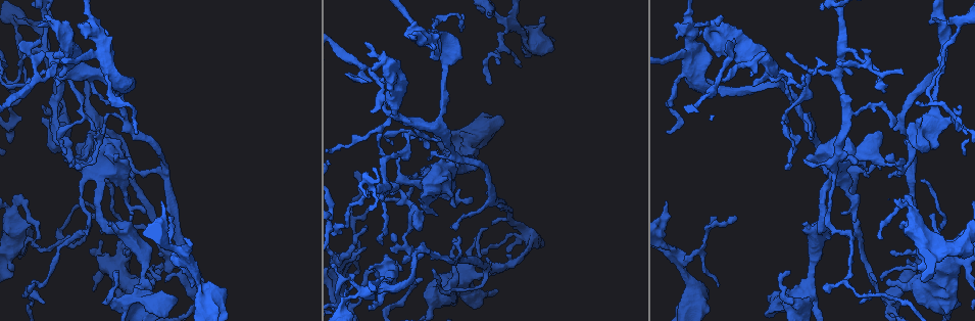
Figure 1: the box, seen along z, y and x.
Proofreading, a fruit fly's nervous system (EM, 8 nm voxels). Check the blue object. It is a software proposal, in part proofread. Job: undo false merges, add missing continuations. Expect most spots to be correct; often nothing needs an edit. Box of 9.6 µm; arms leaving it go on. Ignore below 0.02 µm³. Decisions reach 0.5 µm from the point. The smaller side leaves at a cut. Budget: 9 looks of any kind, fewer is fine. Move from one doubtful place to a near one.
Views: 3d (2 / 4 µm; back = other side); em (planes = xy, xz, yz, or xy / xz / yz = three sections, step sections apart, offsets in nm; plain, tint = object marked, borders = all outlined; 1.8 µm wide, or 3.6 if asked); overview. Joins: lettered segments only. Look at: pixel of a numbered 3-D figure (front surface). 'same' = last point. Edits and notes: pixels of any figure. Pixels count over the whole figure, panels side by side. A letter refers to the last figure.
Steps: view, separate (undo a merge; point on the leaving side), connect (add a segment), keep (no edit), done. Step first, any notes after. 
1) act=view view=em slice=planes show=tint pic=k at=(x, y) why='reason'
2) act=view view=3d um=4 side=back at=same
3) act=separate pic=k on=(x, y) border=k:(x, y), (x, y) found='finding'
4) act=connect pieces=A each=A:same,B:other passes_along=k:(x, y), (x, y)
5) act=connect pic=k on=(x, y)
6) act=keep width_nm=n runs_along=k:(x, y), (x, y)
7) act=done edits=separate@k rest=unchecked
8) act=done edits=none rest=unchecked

act=view view=3d um=4 pic=1 at=(121, 258) why='four-way junction'

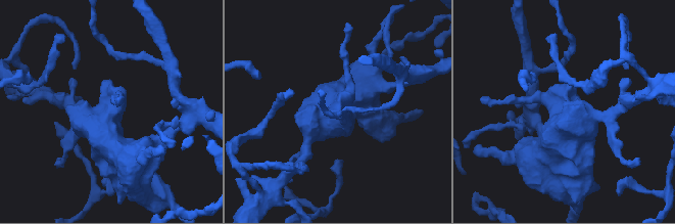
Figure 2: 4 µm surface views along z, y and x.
act=view view=em um=3.6 slice=xy step=16 show=tint pic=2 at=(564, 113) why='shape alone is not enough'

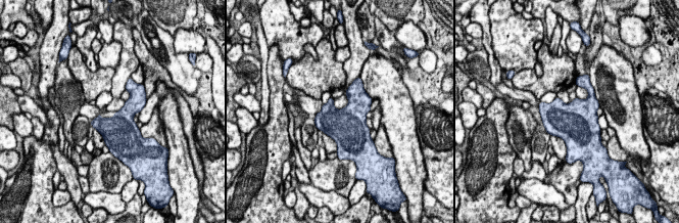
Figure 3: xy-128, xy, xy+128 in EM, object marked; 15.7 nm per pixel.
act=view view=em um=3.6 slice=planes show=borders at=same why='cut it another way'

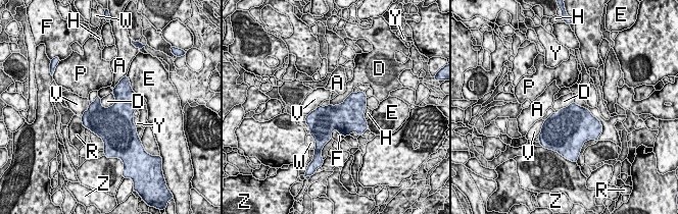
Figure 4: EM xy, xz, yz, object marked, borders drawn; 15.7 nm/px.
act=keep width_nm=340 each=A:other,D:other,E:other,F:other,H:other,P:other,R:other,V:other,W:other,Y:other,Z:other border=4:(113, 94), (114, 102), (104, 108) found='all the same cell'

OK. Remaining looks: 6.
act=view view=em slice=planes show=borders pic=1 at=(142, 297) why='sharp bend'

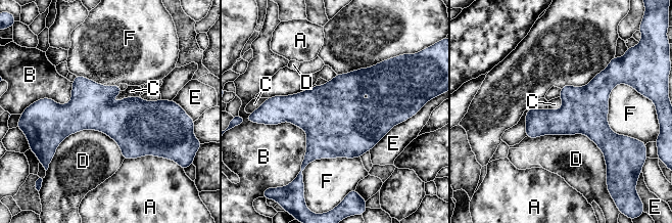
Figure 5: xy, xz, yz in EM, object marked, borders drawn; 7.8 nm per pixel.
act=keep each=A:other,B:other,C:other,D:other,E:other,F:other border=5:(139, 95), (111, 101) found='one cell here'

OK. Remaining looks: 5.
act=view view=3d um=4 pic=1 at=(390, 102) why='three arms meet'

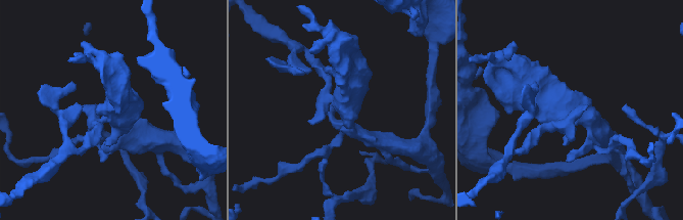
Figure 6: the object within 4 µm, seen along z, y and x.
act=view view=em um=3.6 slice=planes show=borders pic=6 at=(565, 116)

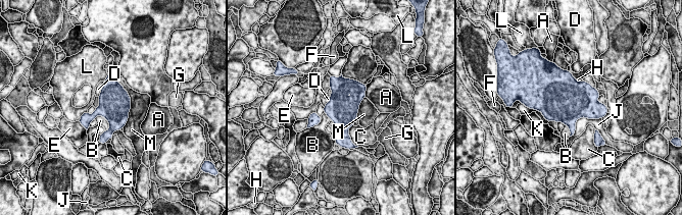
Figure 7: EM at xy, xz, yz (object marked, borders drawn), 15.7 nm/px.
act=keep each=A:other,B:other,C:other,D:other,E:other,F:other,G:other,H:other,J:other,K:other,L:other,M:other border=7:(96, 115), (107, 121), (108, 130) found='continuous, no second cell'

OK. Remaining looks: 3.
act=view view=3d um=4 pic=1 at=(667, 203) why='an open end'

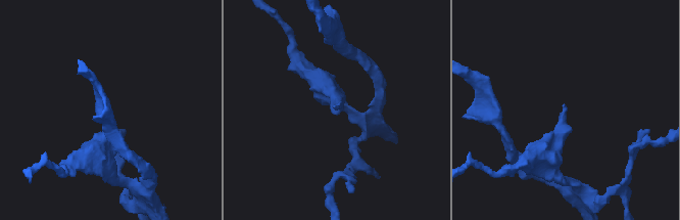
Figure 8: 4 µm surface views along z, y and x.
act=view view=em slice=planes show=tint pic=8 at=(333, 106)

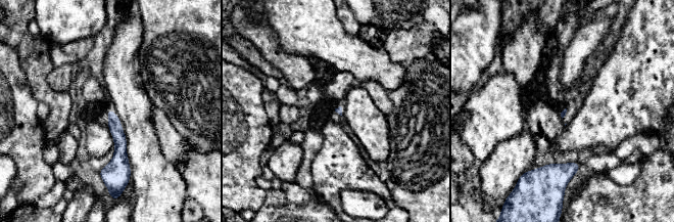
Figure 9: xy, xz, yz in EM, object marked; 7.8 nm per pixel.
act=view view=em slice=planes show=borders at=same why='what lies round it'

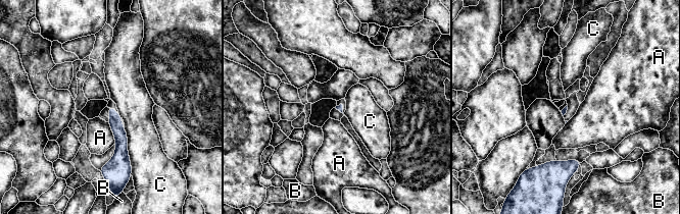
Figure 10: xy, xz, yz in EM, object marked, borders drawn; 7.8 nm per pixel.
act=keep each=A:other,B:other,C:other runs_along=10:(110, 108), (120, 136), (113, 169) found='no lettered segment goes on from it'

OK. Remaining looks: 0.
act=done edits=none rest=unchecked

